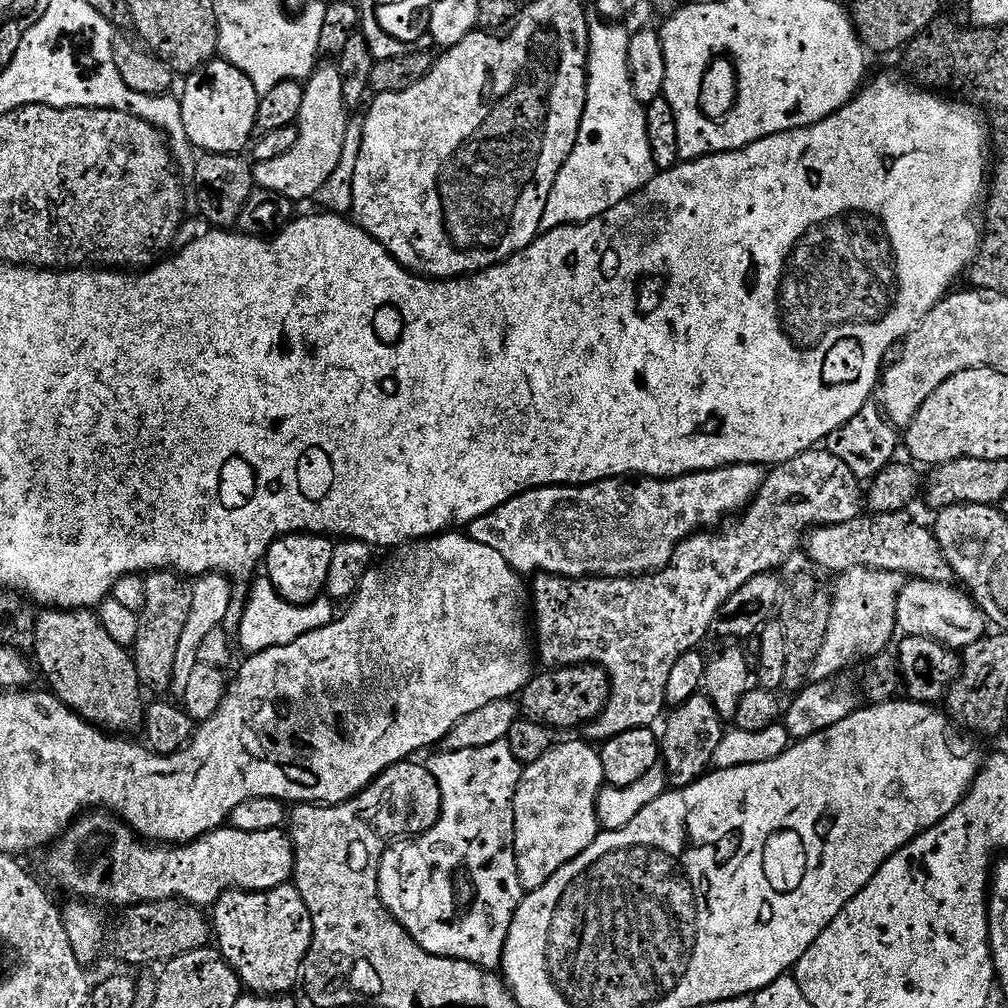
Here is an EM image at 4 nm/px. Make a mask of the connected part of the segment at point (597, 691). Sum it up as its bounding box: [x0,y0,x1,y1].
[518,664,612,730]

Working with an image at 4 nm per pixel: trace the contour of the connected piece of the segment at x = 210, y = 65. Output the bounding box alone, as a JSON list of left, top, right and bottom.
[178,58,261,153]

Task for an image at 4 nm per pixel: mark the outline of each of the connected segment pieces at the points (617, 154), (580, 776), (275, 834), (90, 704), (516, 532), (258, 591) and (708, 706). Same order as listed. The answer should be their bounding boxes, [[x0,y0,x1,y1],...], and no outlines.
[[540,14,658,233],[514,740,606,890],[40,810,296,910],[30,611,146,734],[466,464,766,578],[238,578,334,654],[660,694,726,784]]

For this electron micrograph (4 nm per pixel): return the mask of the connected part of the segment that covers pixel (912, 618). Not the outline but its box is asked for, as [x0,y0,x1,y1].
[897,578,986,650]

